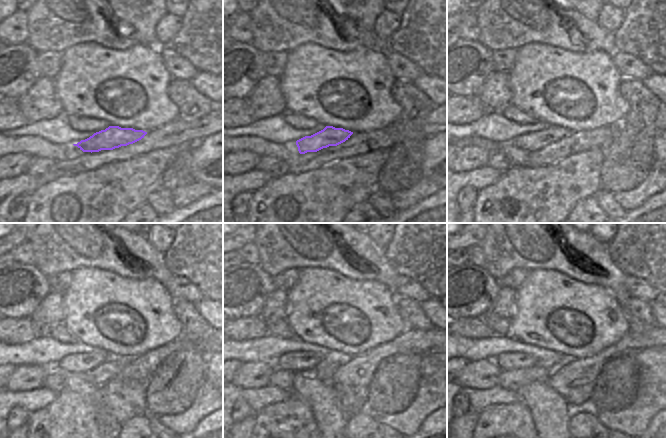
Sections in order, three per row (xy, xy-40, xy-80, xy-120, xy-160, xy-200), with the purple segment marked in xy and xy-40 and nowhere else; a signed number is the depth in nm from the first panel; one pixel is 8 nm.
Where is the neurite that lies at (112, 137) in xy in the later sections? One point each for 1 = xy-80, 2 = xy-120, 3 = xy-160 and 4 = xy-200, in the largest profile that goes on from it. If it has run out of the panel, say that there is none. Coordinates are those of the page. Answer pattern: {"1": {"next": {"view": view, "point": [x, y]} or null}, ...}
{"1": {"next": {"view": "xy-80", "point": [531, 141]}}, "2": {"next": {"view": "xy-120", "point": [79, 363]}}, "3": {"next": {"view": "xy-160", "point": [295, 362]}}, "4": {"next": {"view": "xy-200", "point": [509, 360]}}}

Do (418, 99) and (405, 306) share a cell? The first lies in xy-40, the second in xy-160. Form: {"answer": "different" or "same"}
{"answer": "same"}

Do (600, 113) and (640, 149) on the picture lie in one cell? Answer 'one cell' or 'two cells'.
two cells

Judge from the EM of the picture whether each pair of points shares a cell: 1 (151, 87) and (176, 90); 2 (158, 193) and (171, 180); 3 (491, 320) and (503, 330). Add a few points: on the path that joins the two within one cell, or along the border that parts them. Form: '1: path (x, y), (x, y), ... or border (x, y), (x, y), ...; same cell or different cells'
1: border (171, 78), (168, 84), (168, 97), (178, 110); different cells
2: border (160, 185), (171, 192); different cells
3: path (494, 322), (500, 327); same cell

